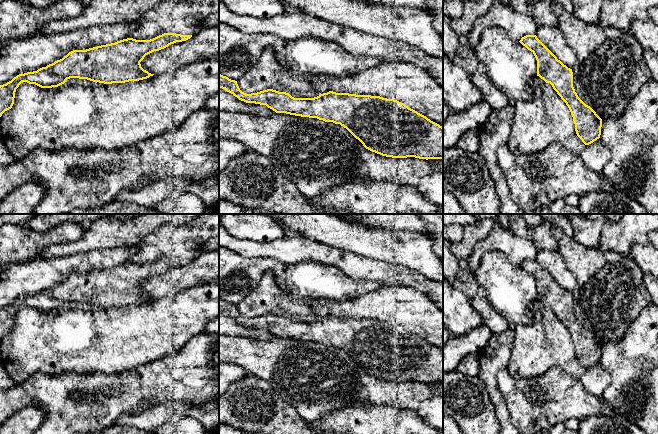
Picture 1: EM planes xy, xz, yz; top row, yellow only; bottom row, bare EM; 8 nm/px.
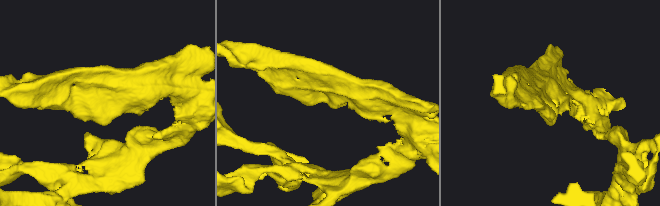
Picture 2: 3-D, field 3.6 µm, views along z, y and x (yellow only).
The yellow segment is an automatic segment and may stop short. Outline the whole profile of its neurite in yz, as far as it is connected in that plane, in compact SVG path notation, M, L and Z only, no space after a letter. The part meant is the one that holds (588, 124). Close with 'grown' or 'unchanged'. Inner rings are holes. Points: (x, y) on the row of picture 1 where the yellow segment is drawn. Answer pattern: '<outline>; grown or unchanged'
M526 35L519 42L534 54L537 60L537 76L550 83L568 106L577 136L585 145L599 139L602 119L578 97L573 87L572 69L558 60L536 35Z; unchanged

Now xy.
M164 33L150 40L127 38L86 50L73 50L46 67L19 74L0 85L0 117L12 108L16 89L22 82L52 88L64 84L70 78L104 84L147 79L154 74L141 67L140 62L146 55L191 37L192 35Z; unchanged

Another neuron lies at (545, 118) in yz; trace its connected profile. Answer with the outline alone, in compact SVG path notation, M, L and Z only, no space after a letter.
M539 76L532 81L533 97L518 100L514 106L513 124L508 139L508 147L516 155L538 153L545 150L551 143L559 142L568 150L581 158L585 166L595 172L602 173L610 160L610 150L599 139L585 145L577 136L571 112L550 83Z

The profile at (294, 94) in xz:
M267 48L257 63L237 80L237 84L240 90L246 94L273 89L289 93L294 98L314 98L329 91L380 96L404 103L443 127L443 85L438 84L426 70L403 61L386 61L347 77L314 79L287 68L278 61L274 49Z

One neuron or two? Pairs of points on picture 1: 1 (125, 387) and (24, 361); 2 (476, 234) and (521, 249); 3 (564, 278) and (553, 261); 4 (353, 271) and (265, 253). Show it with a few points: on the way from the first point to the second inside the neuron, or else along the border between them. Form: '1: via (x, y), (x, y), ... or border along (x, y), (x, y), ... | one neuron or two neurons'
1: border along (41, 372), (47, 374), (89, 372) | two neurons
2: border along (494, 224), (490, 232), (476, 244), (470, 255) | two neurons
3: via (562, 274), (554, 265) | one neuron
4: via (331, 256), (313, 251), (287, 251) | one neuron

